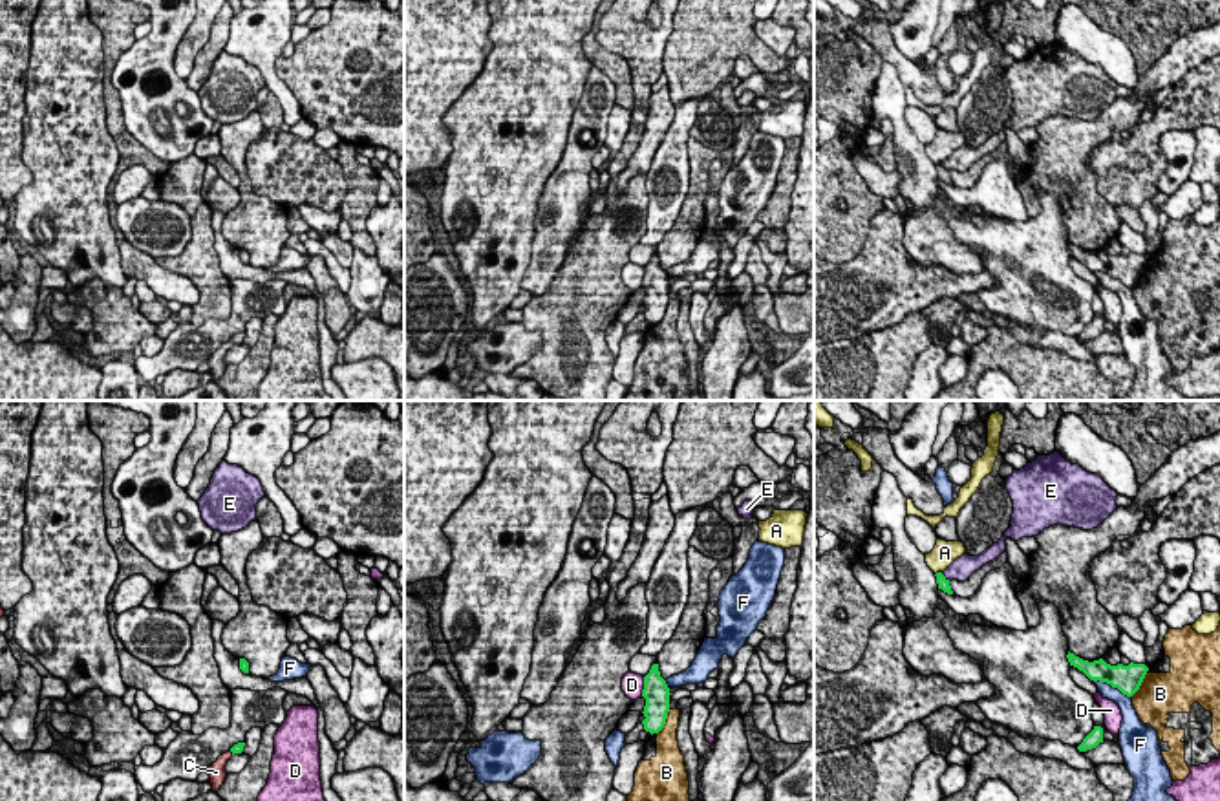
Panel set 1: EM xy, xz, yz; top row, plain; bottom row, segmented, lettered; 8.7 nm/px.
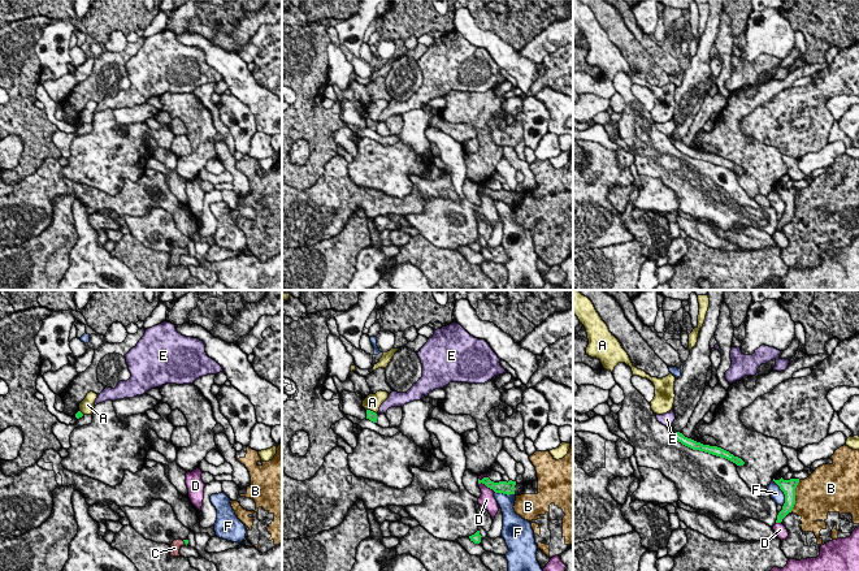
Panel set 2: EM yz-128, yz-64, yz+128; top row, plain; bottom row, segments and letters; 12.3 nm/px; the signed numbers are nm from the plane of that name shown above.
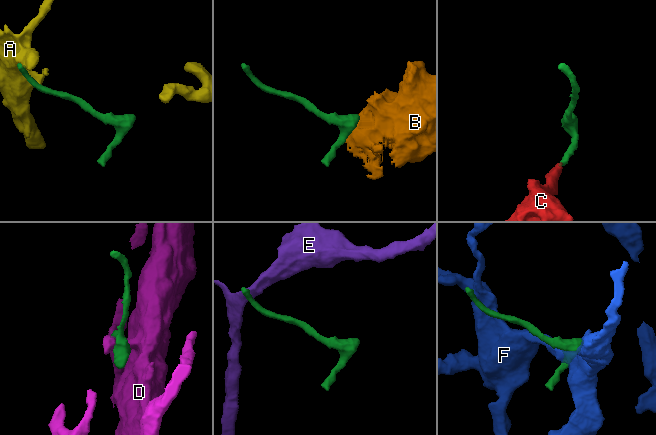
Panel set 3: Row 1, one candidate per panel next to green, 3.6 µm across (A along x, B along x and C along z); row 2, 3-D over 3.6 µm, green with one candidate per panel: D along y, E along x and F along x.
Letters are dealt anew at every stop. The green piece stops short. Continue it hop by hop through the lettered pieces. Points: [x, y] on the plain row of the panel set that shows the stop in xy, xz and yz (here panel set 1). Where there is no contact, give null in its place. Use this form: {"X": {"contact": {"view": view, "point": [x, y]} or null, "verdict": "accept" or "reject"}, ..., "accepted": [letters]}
{"A": {"contact": {"view": "yz", "point": [937, 163]}, "verdict": "reject"}, "B": {"contact": {"view": "xz", "point": [664, 313]}, "verdict": "reject"}, "C": {"contact": {"view": "xy", "point": [231, 341]}, "verdict": "accept"}, "D": {"contact": {"view": "xz", "point": [644, 277]}, "verdict": "reject"}, "E": {"contact": {"view": "yz", "point": [944, 167]}, "verdict": "reject"}, "F": {"contact": {"view": "yz", "point": [1112, 277]}, "verdict": "reject"}, "accepted": ["C"]}

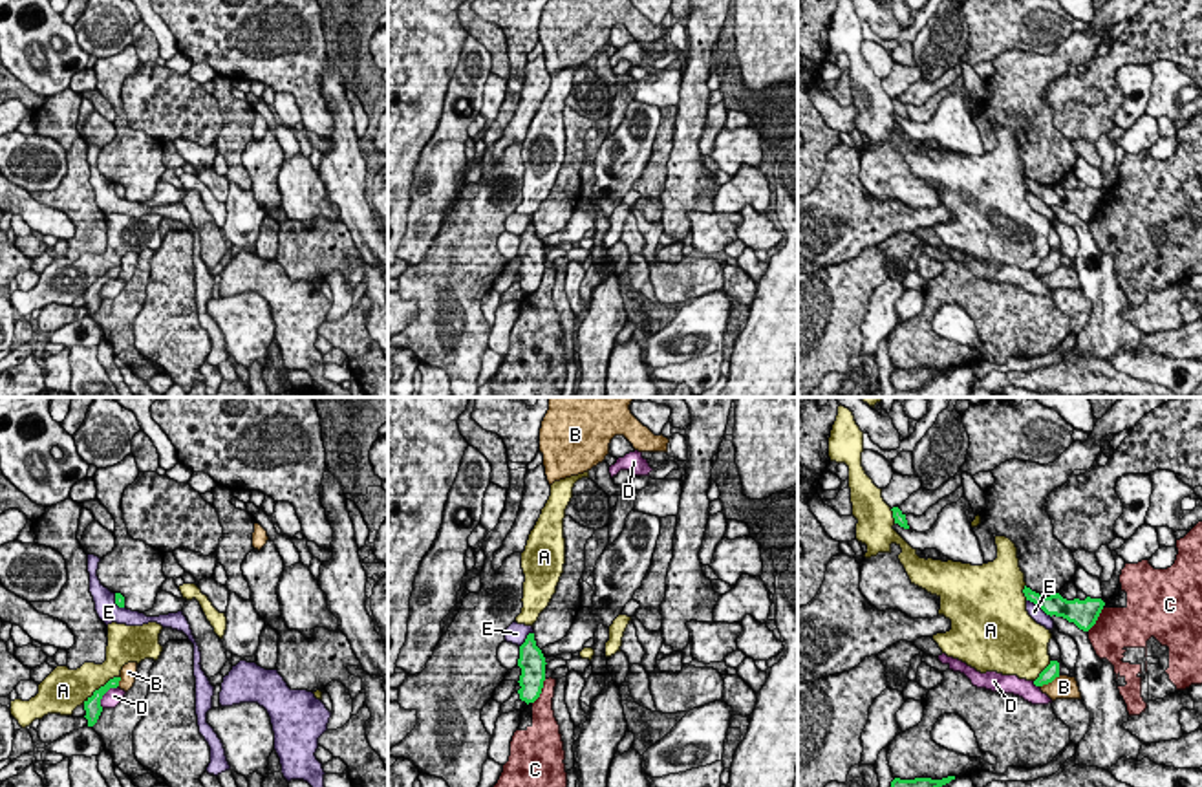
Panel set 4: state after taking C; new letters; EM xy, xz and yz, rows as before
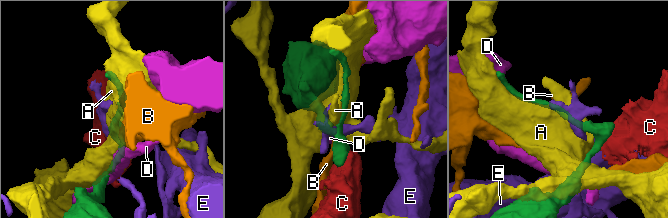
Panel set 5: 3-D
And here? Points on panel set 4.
{"A": {"contact": {"view": "xy", "point": [101, 277]}, "verdict": "reject"}, "B": {"contact": {"view": "yz", "point": [1049, 271]}, "verdict": "reject"}, "C": {"contact": {"view": "xz", "point": [540, 282]}, "verdict": "reject"}, "D": {"contact": {"view": "xy", "point": [105, 282]}, "verdict": "reject"}, "E": {"contact": {"view": "yz", "point": [1040, 196]}, "verdict": "reject"}, "accepted": []}

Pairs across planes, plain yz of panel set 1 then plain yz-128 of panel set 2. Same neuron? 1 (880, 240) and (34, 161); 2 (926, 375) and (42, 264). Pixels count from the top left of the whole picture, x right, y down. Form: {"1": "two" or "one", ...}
{"1": "two", "2": "two"}

